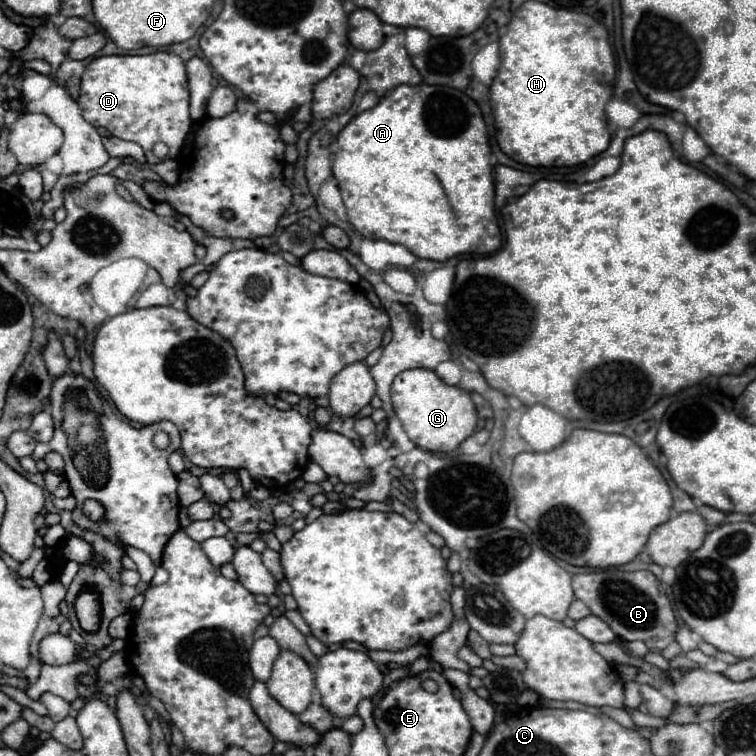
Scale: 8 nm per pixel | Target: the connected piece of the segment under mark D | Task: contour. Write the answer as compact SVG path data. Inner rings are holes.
M155 52L155 54L127 54L127 56L99 56L95 58L81 76L81 88L79 88L79 106L83 112L83 118L95 126L105 128L113 136L121 140L137 142L147 156L149 164L161 162L153 156L153 144L165 142L169 146L167 158L177 158L185 138L193 126L189 116L189 90L187 90L187 76L185 76L185 64L177 54L171 52Z

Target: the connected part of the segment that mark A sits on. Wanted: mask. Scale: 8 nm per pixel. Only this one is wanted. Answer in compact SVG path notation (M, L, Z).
M417 84L417 86L397 86L393 92L385 94L371 110L365 110L357 114L337 136L339 150L333 158L333 176L339 184L349 222L355 226L355 230L365 238L375 240L387 240L393 244L405 246L409 252L413 252L417 258L437 260L445 262L459 254L491 254L502 246L502 233L495 214L495 184L493 184L493 166L491 166L491 148L487 140L485 122L481 116L479 106L461 90L449 88L449 86L429 86L429 84Z

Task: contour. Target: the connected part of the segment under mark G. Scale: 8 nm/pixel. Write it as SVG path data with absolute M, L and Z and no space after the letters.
M413 368L399 374L391 388L391 400L407 436L423 450L451 452L475 432L477 410L469 392L459 386L445 384L433 370Z

